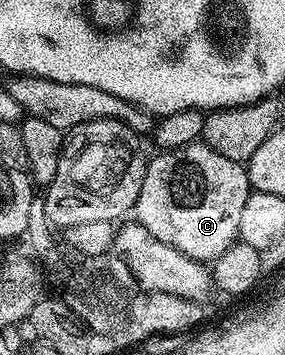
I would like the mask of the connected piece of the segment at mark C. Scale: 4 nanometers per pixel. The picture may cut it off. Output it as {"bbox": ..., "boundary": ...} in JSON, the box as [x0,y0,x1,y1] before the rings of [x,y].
{"bbox":[135,144,251,263],"boundary":[[[190,144],[156,156],[158,158],[150,157],[145,167],[143,188],[139,188],[135,207],[136,221],[147,228],[155,240],[171,244],[171,248],[197,262],[212,263],[213,259],[227,252],[227,248],[238,241],[239,219],[243,213],[243,204],[247,204],[247,196],[251,192],[248,169],[235,160],[227,160],[227,156],[219,156],[219,152],[204,144]]]}

